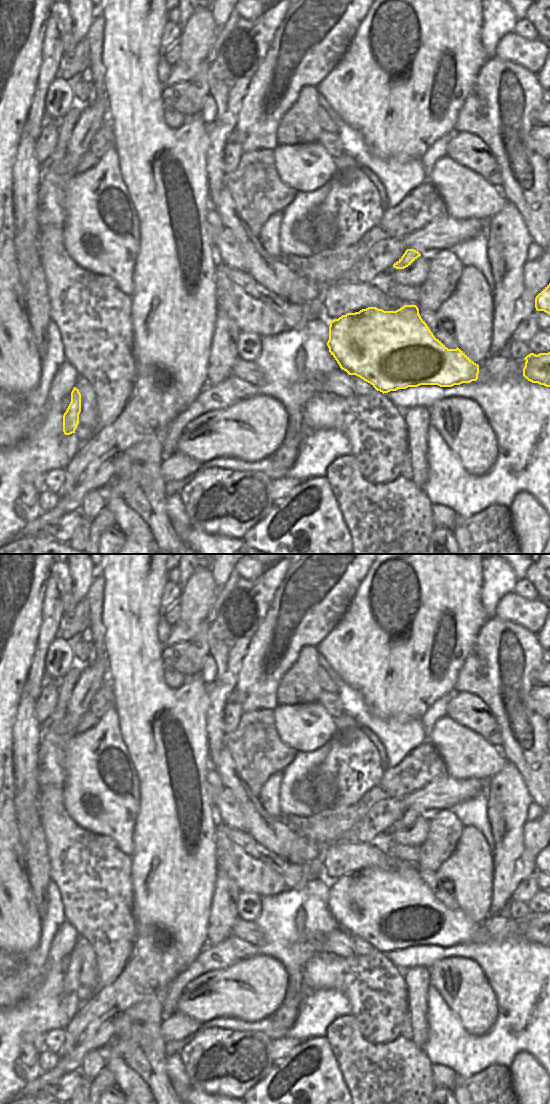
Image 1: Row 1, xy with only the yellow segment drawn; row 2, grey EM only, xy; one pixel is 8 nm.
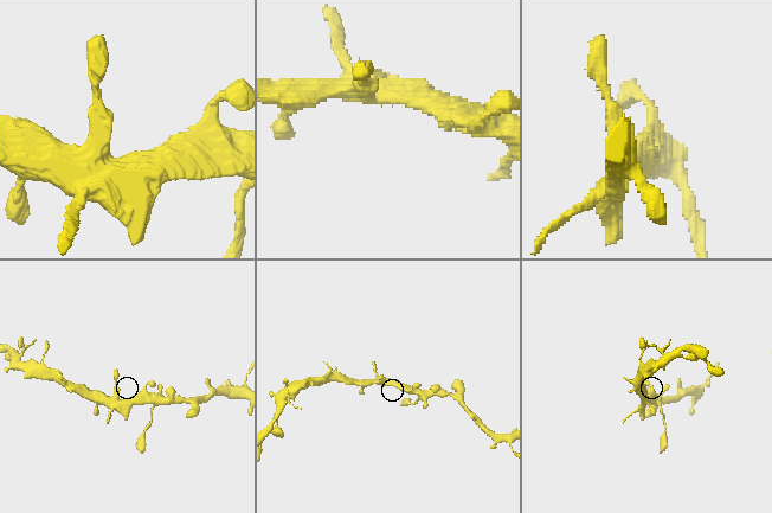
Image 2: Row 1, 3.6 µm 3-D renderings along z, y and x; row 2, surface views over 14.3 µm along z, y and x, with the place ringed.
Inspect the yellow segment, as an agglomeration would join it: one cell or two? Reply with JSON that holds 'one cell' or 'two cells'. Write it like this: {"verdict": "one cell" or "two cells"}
{"verdict": "one cell"}

